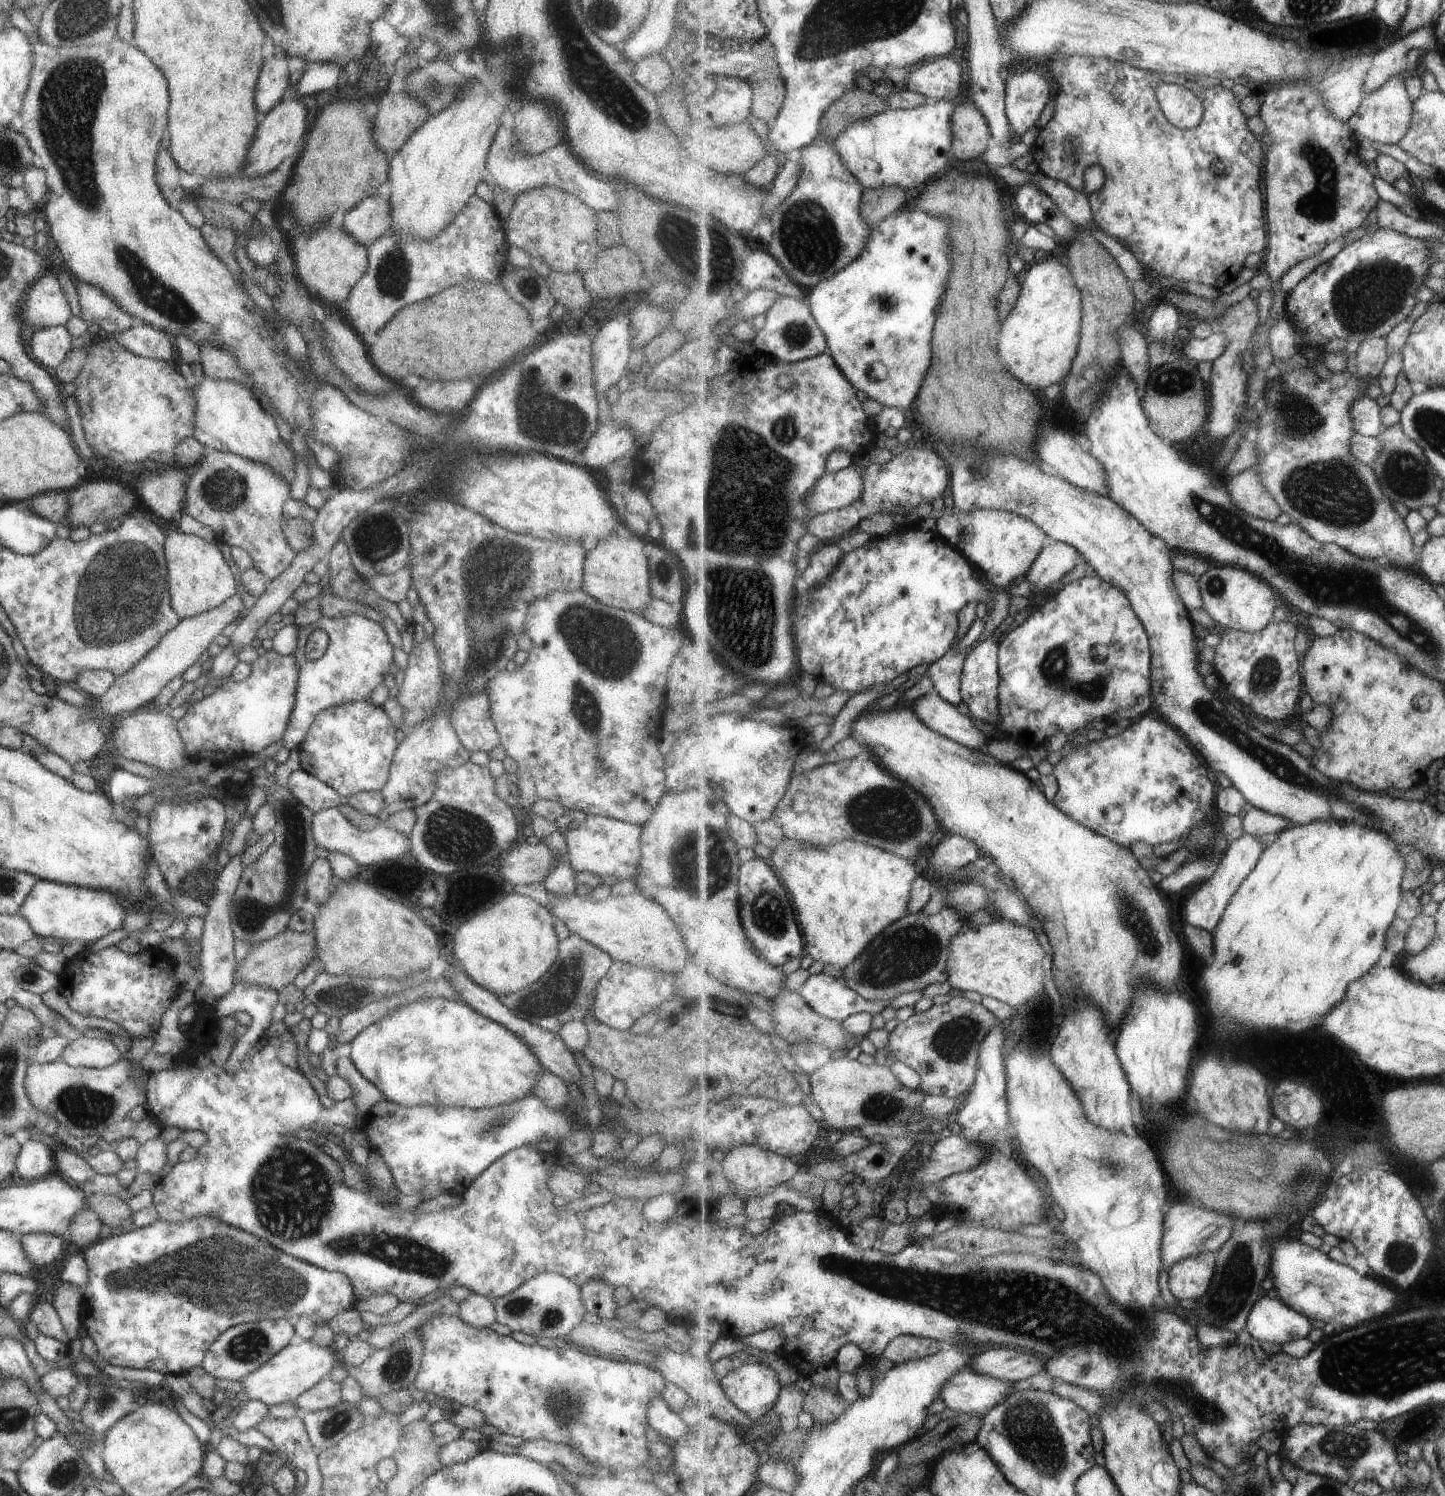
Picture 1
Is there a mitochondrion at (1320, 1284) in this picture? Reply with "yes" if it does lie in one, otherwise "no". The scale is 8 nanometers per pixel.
no

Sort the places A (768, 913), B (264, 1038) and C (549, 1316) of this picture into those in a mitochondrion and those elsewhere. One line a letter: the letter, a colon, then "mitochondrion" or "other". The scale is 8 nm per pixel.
A: mitochondrion
B: other
C: mitochondrion

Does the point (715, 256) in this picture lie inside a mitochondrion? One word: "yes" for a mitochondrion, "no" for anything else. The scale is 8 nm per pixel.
yes

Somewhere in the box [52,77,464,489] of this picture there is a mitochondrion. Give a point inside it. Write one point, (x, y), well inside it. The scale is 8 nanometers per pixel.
(167, 302)

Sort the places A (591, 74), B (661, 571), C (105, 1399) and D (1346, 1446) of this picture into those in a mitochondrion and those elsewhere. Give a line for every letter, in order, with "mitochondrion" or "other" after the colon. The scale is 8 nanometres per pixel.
A: mitochondrion
B: mitochondrion
C: mitochondrion
D: mitochondrion

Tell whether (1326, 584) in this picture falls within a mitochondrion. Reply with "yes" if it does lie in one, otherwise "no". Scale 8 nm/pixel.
yes

